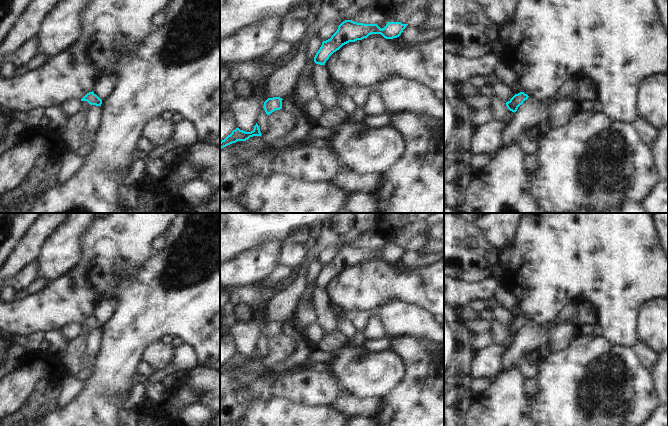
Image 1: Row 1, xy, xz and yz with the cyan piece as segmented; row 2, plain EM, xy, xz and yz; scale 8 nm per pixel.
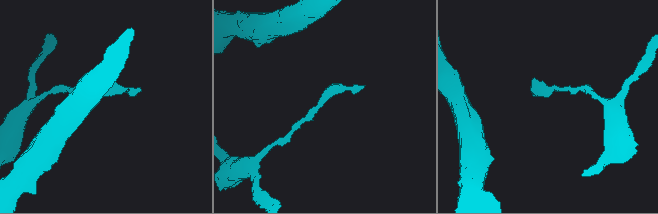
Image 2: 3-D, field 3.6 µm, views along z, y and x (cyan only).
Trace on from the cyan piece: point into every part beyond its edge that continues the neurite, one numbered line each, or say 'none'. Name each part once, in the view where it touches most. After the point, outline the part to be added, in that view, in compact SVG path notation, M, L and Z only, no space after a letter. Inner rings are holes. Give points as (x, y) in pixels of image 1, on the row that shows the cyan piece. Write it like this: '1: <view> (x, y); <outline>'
none

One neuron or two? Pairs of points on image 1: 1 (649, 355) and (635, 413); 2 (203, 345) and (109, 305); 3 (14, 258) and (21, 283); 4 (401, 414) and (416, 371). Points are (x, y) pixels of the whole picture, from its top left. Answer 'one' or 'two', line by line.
1: two
2: two
3: two
4: one

